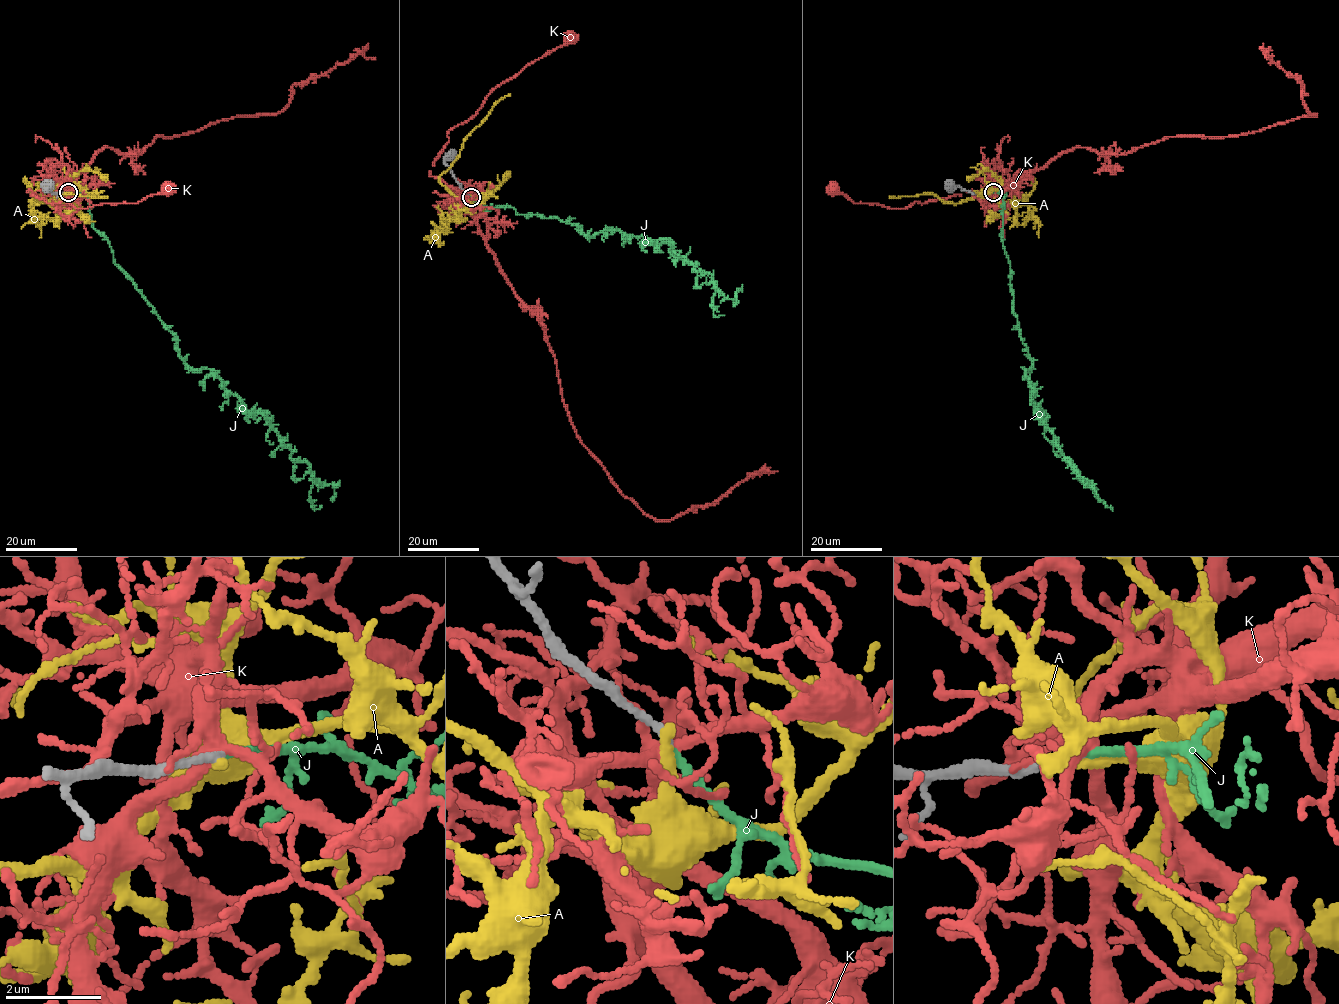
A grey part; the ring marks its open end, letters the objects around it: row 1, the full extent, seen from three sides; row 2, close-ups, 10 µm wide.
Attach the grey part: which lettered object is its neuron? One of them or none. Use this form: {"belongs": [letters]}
{"belongs": ["J"]}

